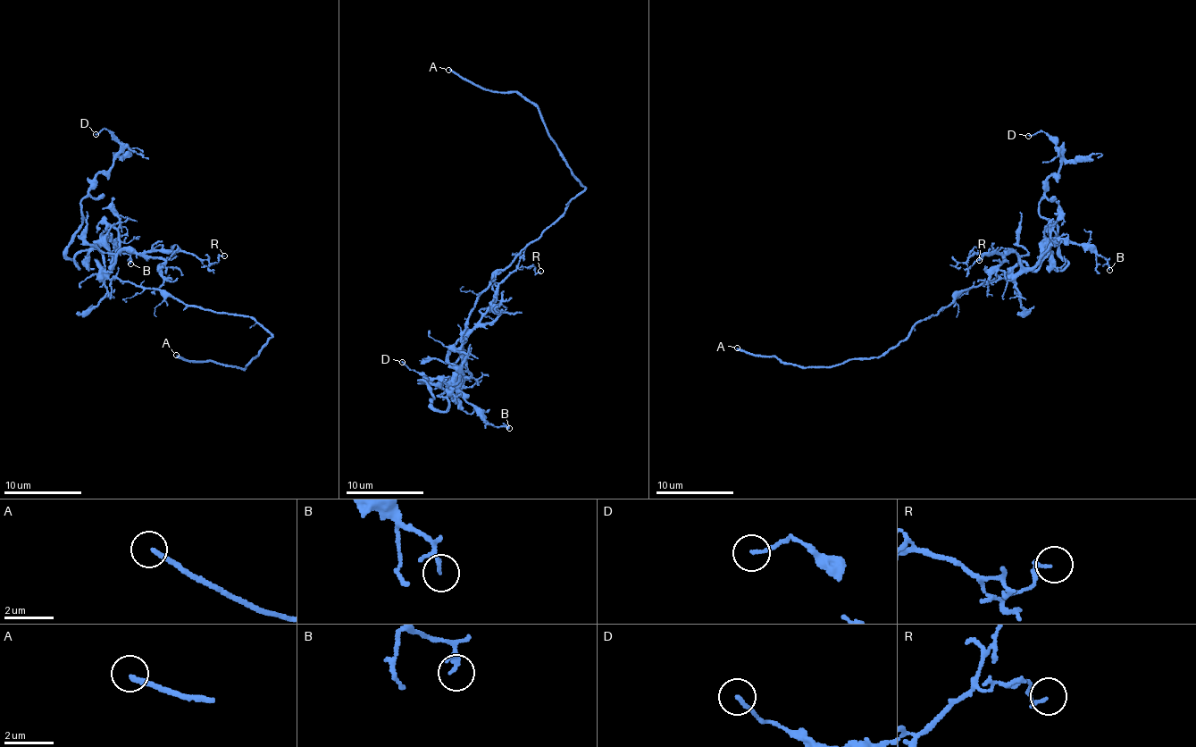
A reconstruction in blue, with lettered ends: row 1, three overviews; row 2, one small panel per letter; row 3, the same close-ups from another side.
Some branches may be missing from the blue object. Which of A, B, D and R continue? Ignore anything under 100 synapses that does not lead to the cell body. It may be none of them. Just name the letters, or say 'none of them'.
A

